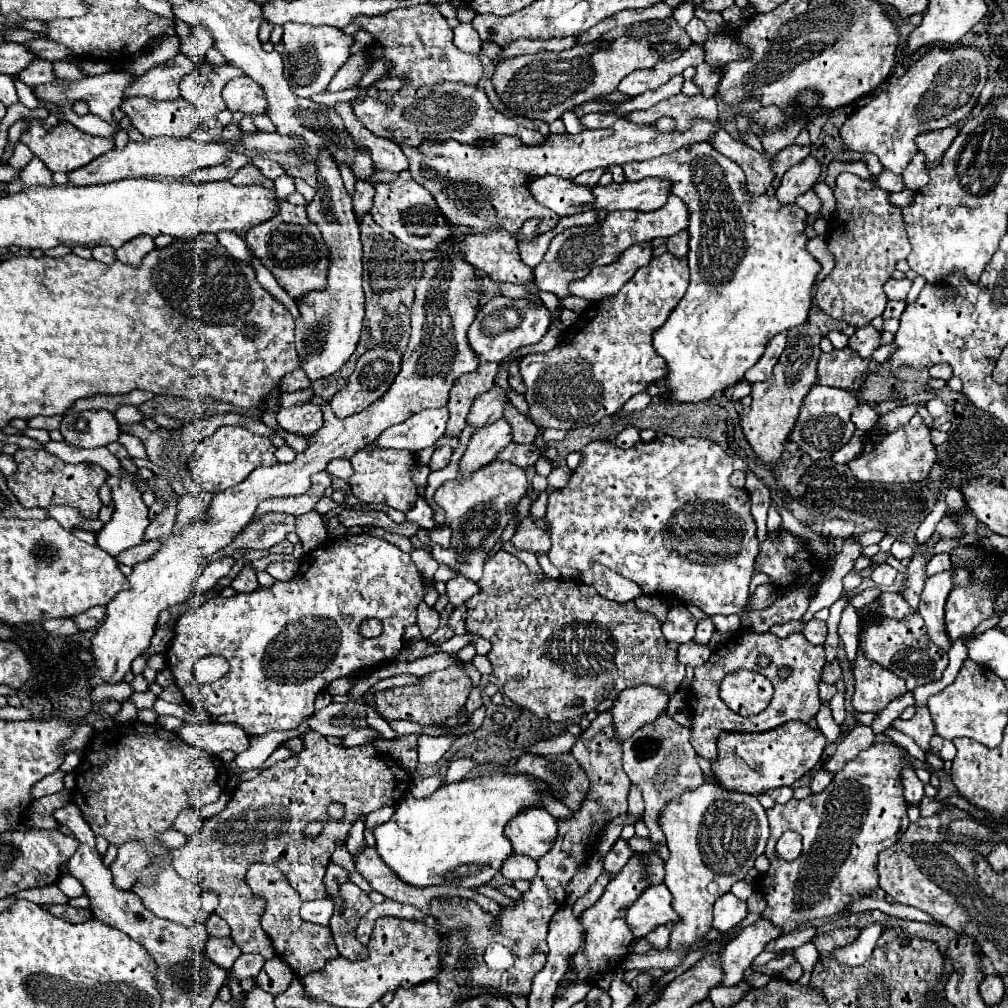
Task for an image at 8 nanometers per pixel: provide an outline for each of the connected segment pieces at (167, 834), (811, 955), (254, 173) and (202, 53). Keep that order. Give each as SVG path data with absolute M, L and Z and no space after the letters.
M170 827L170 829L162 831L162 833L158 835L158 839L160 839L162 843L166 843L170 849L174 849L174 847L180 847L180 845L184 843L184 835L182 835L180 831L176 831L174 827Z
M806 943L806 945L798 947L798 949L794 949L794 957L804 967L804 975L798 980L798 983L800 985L808 985L810 971L812 971L814 963L818 961L818 949L816 949L816 945L814 943Z
M248 163L244 169L240 169L232 179L230 179L232 185L262 185L266 189L274 189L274 181L264 177L260 173L260 169L252 163Z
M192 27L192 33L186 43L180 45L180 51L190 57L200 57L200 61L206 57L206 51L212 47L212 37L206 27Z

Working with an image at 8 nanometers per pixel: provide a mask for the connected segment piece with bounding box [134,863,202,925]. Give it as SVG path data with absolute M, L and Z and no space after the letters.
M162 863L156 881L150 887L134 887L134 891L154 915L180 925L196 923L202 887L178 877L170 863Z

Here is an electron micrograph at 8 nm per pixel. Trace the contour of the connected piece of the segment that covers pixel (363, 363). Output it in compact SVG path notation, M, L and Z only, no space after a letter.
M370 349L370 351L366 351L358 359L354 375L350 377L346 387L340 389L330 401L330 405L336 405L336 417L350 417L354 413L360 413L362 409L366 409L366 405L372 405L372 401L382 397L382 393L386 393L386 389L392 385L394 377L400 371L400 359L402 359L402 355L398 351L392 351L392 349Z

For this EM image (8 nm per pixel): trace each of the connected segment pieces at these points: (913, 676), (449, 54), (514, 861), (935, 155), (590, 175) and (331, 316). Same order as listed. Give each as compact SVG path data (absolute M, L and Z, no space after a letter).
M910 613L900 621L874 615L874 617L866 619L866 623L862 623L858 639L860 639L858 649L864 653L864 657L890 669L894 675L902 677L908 685L908 691L914 691L918 685L940 679L942 671L948 665L946 651L938 649L930 641L930 637L926 633L926 625L922 625L922 617L918 613Z
M436 5L398 7L378 17L354 17L354 23L358 23L362 31L368 31L374 37L374 43L382 47L382 61L392 63L382 79L392 75L402 77L402 97L418 93L422 85L436 85L442 81L476 85L482 77L480 59L456 49L456 45L452 43L452 29L440 15Z
M512 853L512 855L504 861L500 873L502 873L506 879L516 881L516 879L532 879L532 877L536 875L536 869L538 869L538 867L536 867L536 861L534 861L534 859L526 857L526 855L516 855L516 853Z
M946 127L940 131L930 131L930 133L922 133L916 137L916 145L918 151L926 157L926 167L936 167L942 159L942 153L952 145L954 137L958 135L958 127Z
M594 169L594 171L586 171L586 173L578 175L578 177L574 177L572 181L574 181L574 183L578 183L578 185L596 187L596 183L598 183L598 179L602 177L602 173L604 173L604 171L606 171L606 169Z
M322 149L318 155L318 187L314 199L306 205L306 213L318 225L330 249L330 267L326 273L326 289L304 293L298 299L300 315L296 317L294 345L308 379L322 379L336 373L350 359L358 345L364 319L360 227L352 209L352 197L344 189L338 165L334 165L328 149Z

